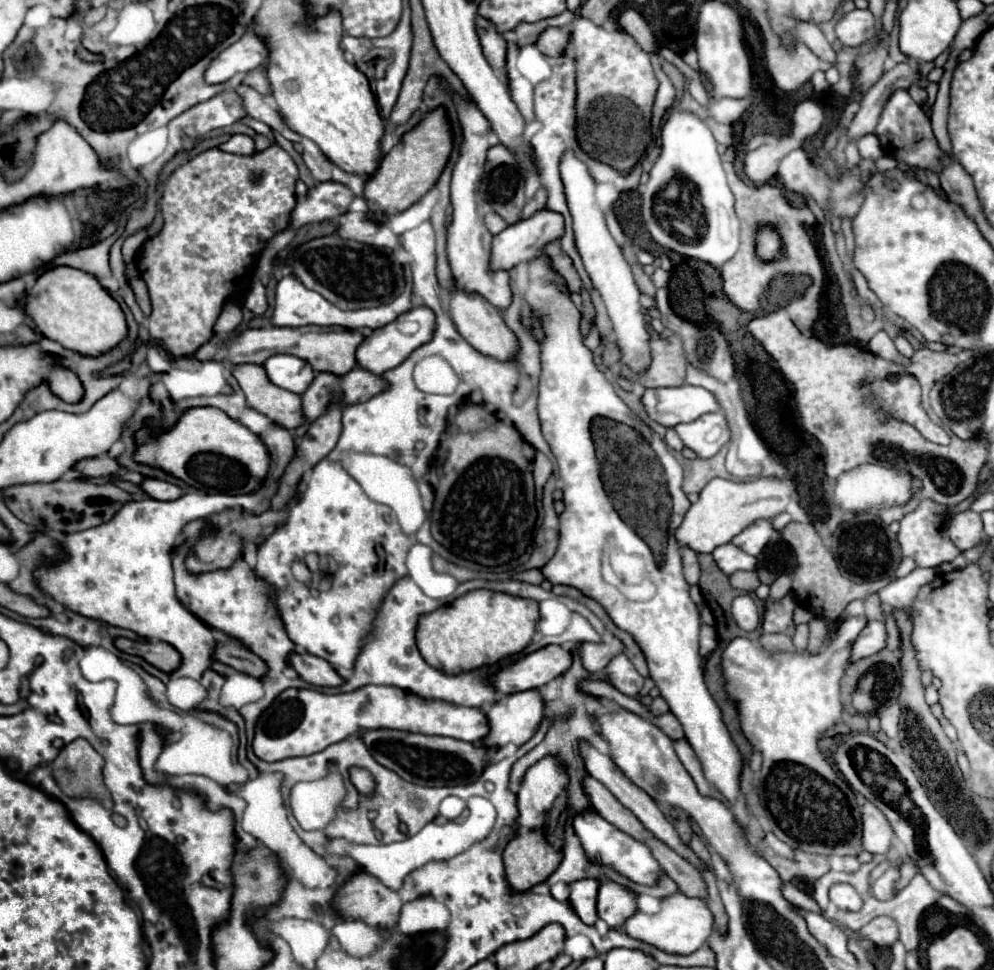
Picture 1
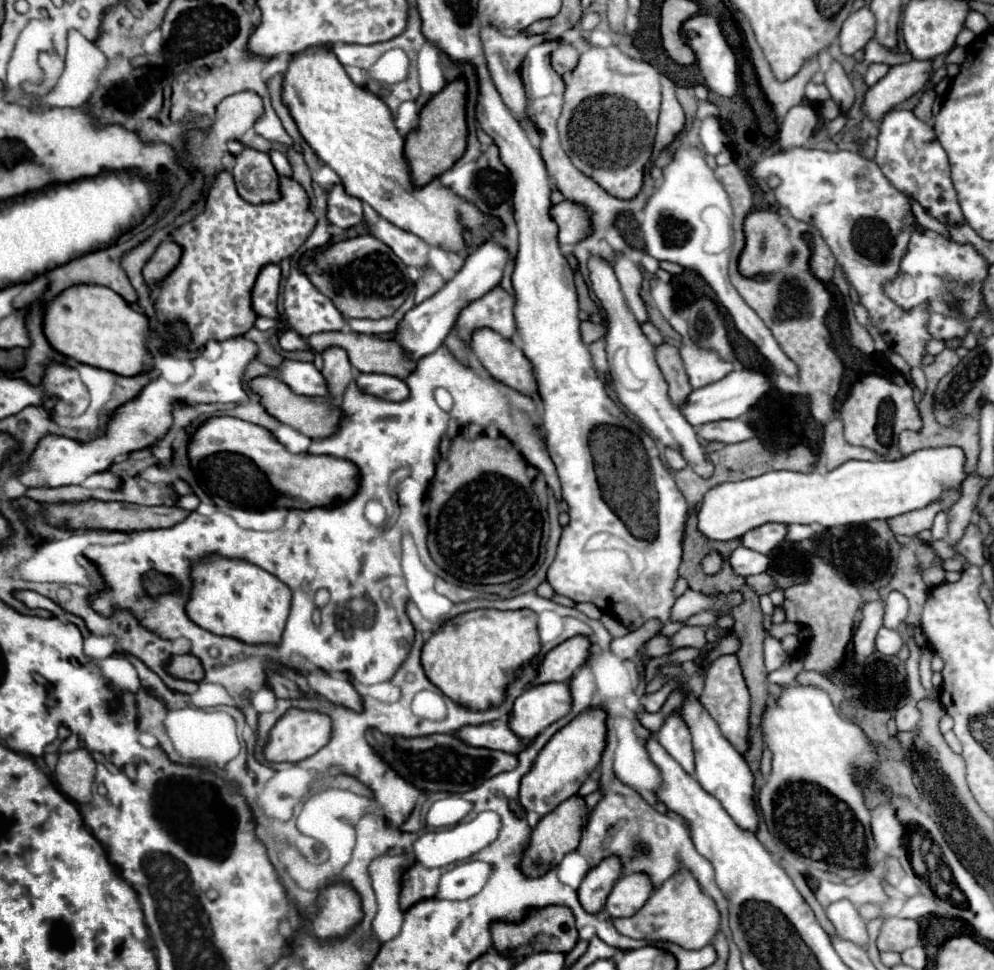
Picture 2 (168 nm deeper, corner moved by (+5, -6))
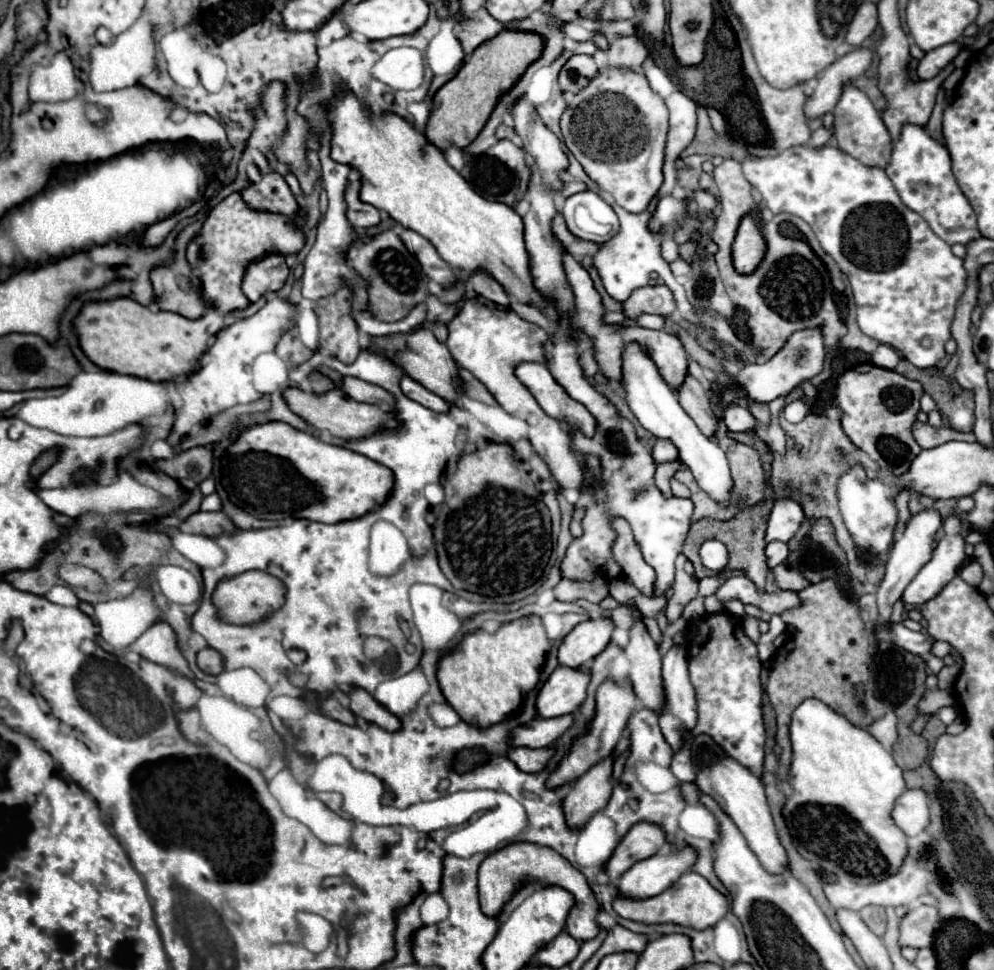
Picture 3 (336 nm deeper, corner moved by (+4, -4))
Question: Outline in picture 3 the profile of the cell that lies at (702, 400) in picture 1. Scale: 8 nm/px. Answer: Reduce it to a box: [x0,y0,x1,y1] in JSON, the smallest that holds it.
[737,327,825,405]

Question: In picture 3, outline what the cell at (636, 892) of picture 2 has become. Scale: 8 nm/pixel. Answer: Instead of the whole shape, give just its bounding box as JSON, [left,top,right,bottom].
[617,847,697,899]

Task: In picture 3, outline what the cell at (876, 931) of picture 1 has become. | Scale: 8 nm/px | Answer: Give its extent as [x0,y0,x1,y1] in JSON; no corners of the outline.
[901,905,939,947]

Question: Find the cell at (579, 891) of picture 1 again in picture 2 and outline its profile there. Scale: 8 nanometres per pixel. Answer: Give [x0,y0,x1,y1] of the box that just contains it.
[578,857,622,915]

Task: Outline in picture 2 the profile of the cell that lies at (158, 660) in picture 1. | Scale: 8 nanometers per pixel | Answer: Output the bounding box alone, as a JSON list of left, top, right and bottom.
[168,653,204,683]

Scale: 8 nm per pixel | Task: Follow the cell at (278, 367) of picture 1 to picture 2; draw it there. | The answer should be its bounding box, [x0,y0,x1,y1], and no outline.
[272,361,326,397]

